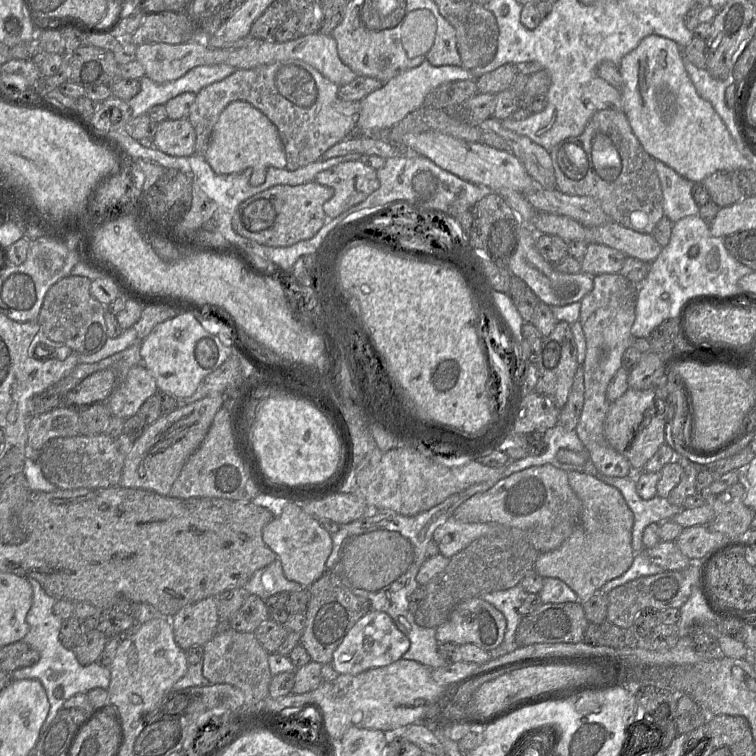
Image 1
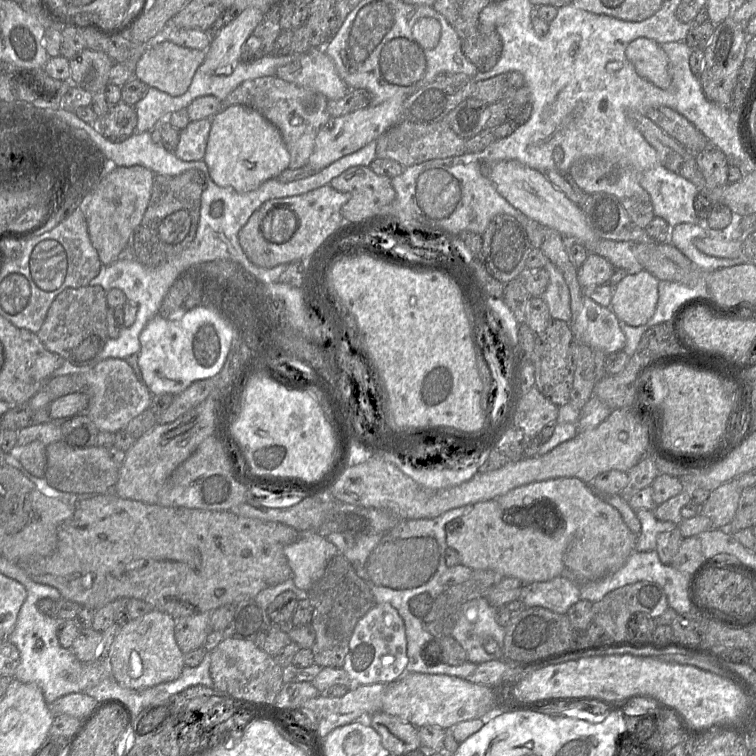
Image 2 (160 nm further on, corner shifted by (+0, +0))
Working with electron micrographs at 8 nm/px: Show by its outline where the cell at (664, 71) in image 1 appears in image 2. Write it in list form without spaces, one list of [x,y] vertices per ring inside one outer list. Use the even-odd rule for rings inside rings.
[[[641,37],[629,43],[625,54],[640,77],[661,89],[670,86],[669,59],[658,43]]]

